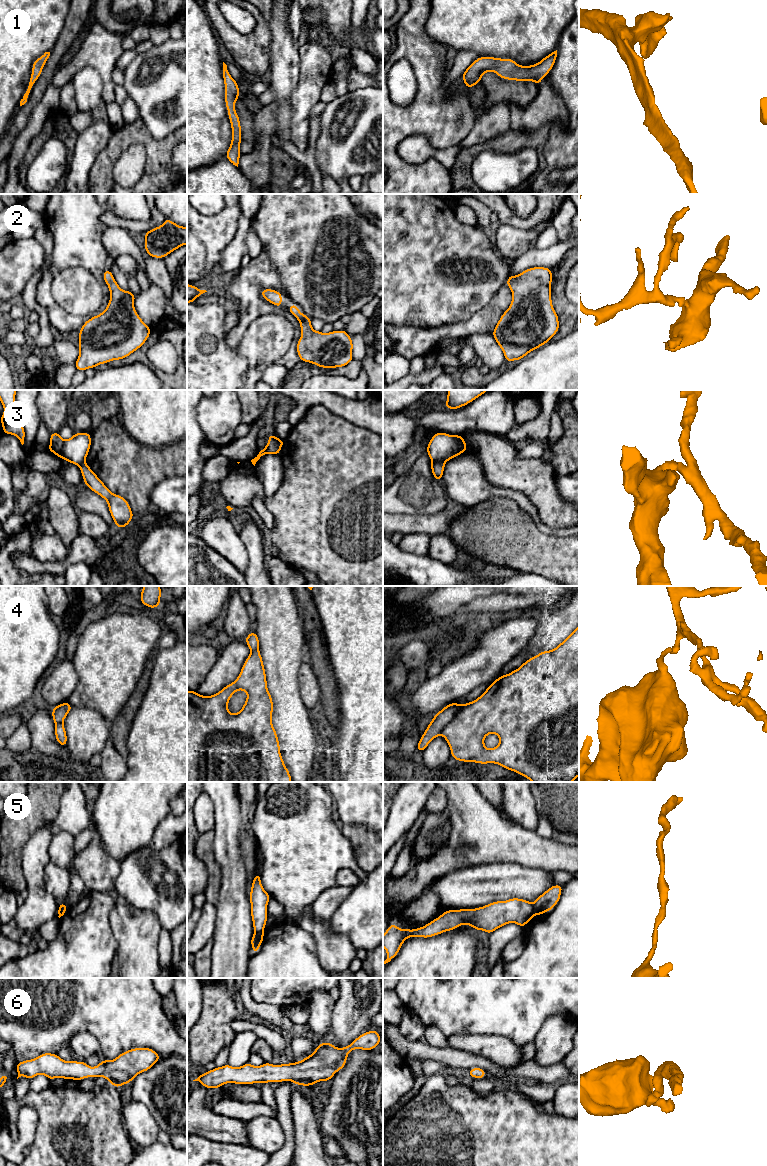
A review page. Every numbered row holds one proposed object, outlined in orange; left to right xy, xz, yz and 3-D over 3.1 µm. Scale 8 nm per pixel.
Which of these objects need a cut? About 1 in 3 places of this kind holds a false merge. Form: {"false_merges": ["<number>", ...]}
{"false_merges": ["3", "4", "5"]}

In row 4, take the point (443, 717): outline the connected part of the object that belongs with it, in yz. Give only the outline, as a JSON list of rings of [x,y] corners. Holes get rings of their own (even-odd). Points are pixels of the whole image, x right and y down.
[[[454,702],[448,704],[442,710],[440,710],[432,718],[432,721],[427,726],[426,731],[423,733],[421,739],[417,744],[416,749],[418,749],[420,752],[423,753],[426,747],[428,746],[428,744],[437,736],[441,735],[443,729],[453,719],[459,708],[460,705],[457,702]]]

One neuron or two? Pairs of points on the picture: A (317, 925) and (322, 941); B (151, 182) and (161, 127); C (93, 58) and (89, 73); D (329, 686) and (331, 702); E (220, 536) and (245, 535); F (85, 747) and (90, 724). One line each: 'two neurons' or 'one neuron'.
A: one neuron
B: two neurons
C: two neurons
D: one neuron
E: two neurons
F: one neuron

